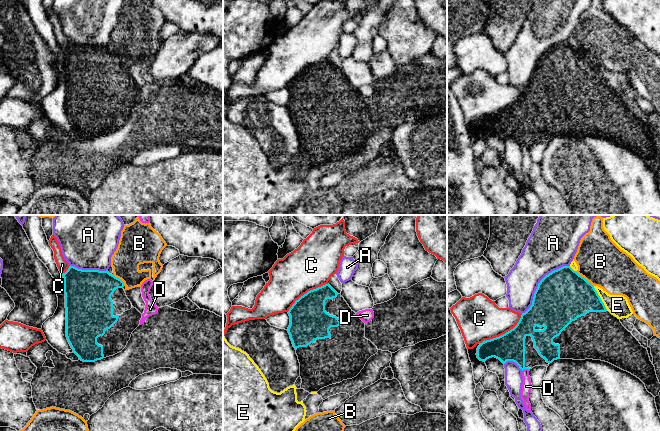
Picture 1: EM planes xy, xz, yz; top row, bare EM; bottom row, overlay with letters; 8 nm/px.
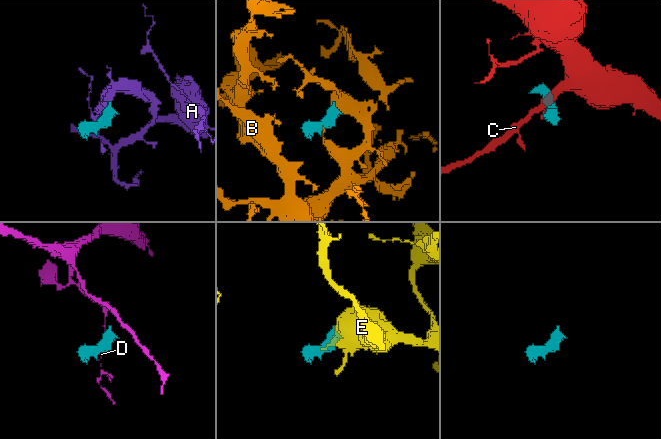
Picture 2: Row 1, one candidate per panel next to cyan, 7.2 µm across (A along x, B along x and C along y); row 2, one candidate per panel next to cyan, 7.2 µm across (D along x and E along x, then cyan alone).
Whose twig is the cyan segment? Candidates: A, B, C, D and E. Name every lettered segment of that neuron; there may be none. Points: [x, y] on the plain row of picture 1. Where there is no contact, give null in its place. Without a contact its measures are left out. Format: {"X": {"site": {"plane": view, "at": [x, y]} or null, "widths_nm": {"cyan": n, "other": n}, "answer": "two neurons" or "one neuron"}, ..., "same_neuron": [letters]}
{"A": {"site": {"plane": "yz", "at": [538, 60]}, "widths_nm": {"cyan": 420, "other": 320}, "answer": "two neurons"}, "B": {"site": {"plane": "yz", "at": [583, 53]}, "widths_nm": {"cyan": 420, "other": 380}, "answer": "two neurons"}, "C": {"site": {"plane": "xz", "at": [307, 68]}, "widths_nm": {"cyan": 320, "other": 360}, "answer": "two neurons"}, "D": {"site": {"plane": "yz", "at": [525, 144]}, "widths_nm": {"cyan": 220, "other": 80}, "answer": "two neurons"}, "E": {"site": {"plane": "yz", "at": [600, 74]}, "widths_nm": {"cyan": 360, "other": 170}, "answer": "two neurons"}, "same_neuron": []}

